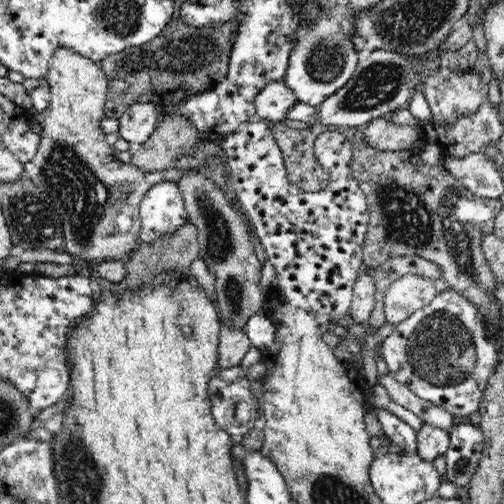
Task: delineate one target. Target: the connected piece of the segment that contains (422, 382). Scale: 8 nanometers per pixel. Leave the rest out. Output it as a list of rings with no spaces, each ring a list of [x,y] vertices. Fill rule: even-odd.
[[[450,287],[440,292],[426,307],[398,323],[392,334],[380,344],[377,352],[381,352],[389,373],[400,384],[407,385],[419,398],[444,408],[455,417],[464,417],[479,410],[486,384],[500,360],[500,349],[501,342],[491,341],[480,310]]]

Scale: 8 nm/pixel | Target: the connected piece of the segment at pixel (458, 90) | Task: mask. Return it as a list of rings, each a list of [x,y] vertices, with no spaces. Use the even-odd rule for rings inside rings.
[[[443,65],[438,71],[430,74],[422,91],[428,101],[431,118],[437,120],[438,124],[444,124],[444,122],[456,120],[458,116],[470,116],[470,114],[474,114],[487,100],[488,85],[473,70],[456,74]]]

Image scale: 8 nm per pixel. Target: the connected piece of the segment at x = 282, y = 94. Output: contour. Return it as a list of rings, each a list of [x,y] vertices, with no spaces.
[[[272,81],[256,95],[255,112],[264,122],[276,123],[286,119],[290,107],[298,102],[294,91],[285,85],[285,81]]]

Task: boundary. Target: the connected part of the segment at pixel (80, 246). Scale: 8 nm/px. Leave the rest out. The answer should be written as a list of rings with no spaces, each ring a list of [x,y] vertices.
[[[58,47],[51,56],[49,64],[50,68],[44,78],[49,84],[50,91],[48,108],[38,115],[32,113],[38,126],[42,127],[39,135],[40,144],[36,156],[23,165],[23,170],[56,206],[63,222],[62,250],[74,256],[76,263],[87,264],[94,268],[96,264],[104,261],[120,260],[128,254],[131,255],[131,252],[139,247],[141,242],[139,204],[146,191],[164,180],[178,182],[186,171],[174,166],[163,171],[148,172],[131,163],[120,163],[114,157],[114,153],[118,151],[107,143],[107,136],[100,126],[101,120],[105,118],[104,107],[109,91],[106,73],[98,63],[68,47]]]

